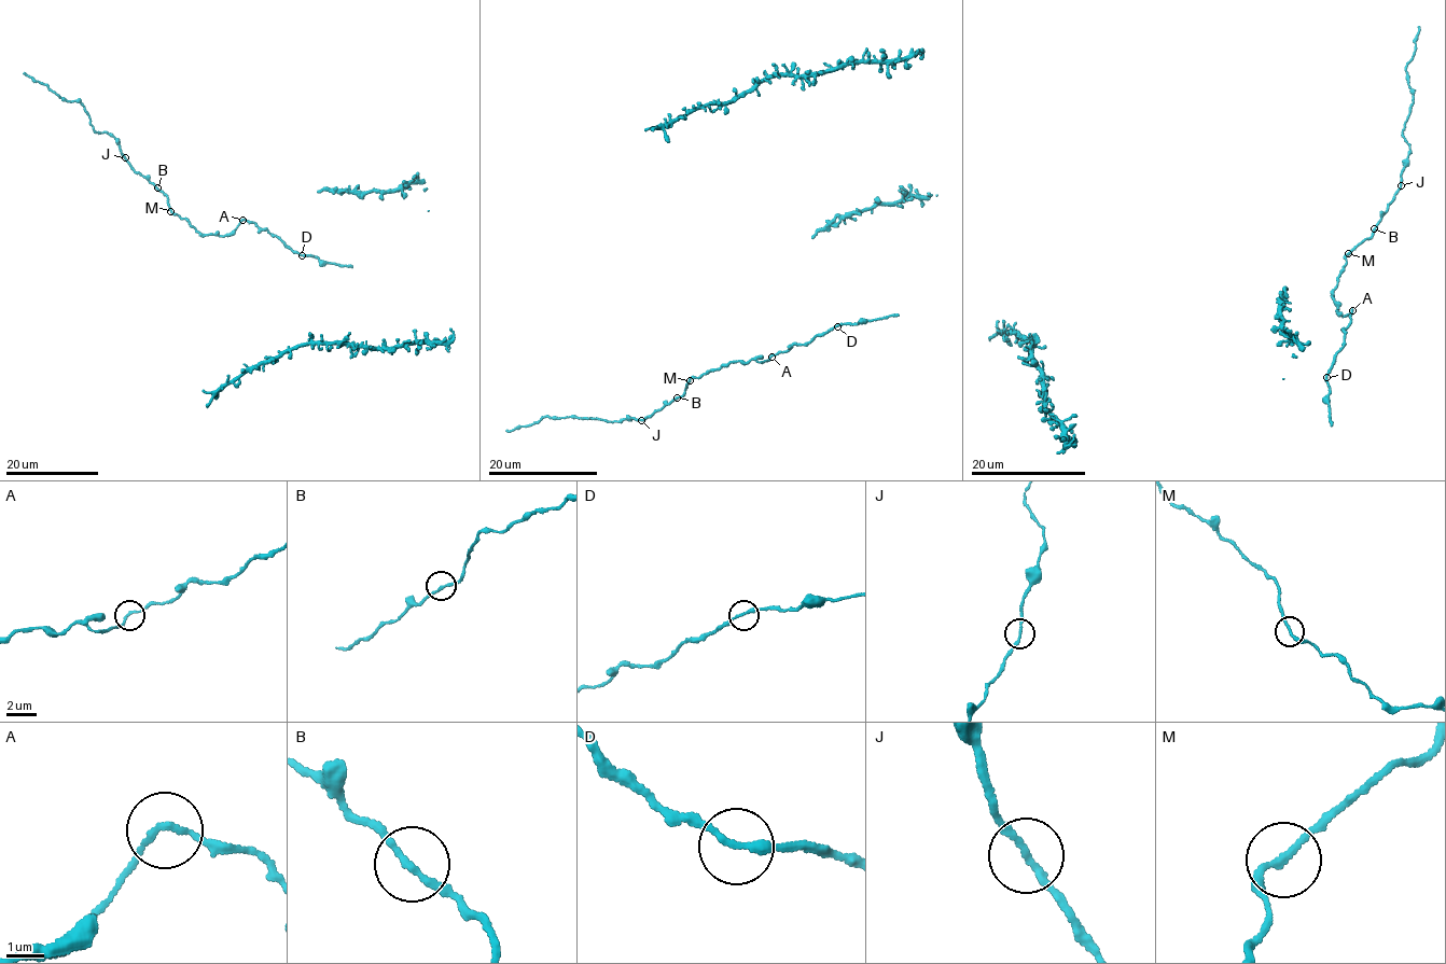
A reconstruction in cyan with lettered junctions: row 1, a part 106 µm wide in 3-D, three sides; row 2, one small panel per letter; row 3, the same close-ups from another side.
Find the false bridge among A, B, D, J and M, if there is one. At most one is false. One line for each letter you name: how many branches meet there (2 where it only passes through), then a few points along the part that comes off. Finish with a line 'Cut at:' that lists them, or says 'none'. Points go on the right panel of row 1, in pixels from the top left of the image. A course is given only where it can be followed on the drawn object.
J: Branches: 2. Course of the part to remove: (1400, 185), (1410, 149), (1403, 134), (1413, 93), (1405, 68), (1415, 52), (1418, 26)
Cut at: J

